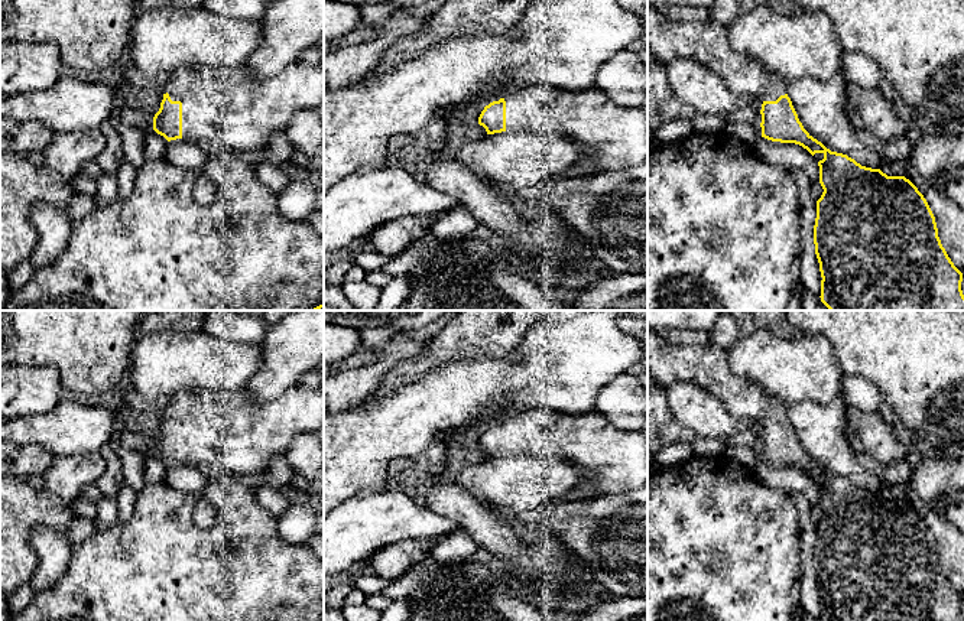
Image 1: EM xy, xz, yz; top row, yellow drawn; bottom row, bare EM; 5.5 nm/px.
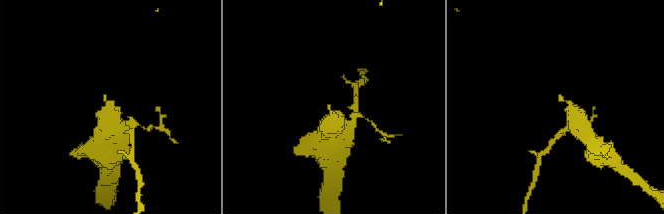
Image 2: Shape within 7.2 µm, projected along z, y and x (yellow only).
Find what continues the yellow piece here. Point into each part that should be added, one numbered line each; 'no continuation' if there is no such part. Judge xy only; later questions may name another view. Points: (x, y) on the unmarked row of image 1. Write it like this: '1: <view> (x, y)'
1: xy (257, 431)

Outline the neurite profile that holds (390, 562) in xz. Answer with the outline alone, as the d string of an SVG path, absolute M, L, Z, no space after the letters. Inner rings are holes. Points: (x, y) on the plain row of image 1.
M439 539L428 540L402 540L389 544L369 559L364 566L371 568L374 575L387 581L395 581L410 568L416 566L432 549L439 543Z

